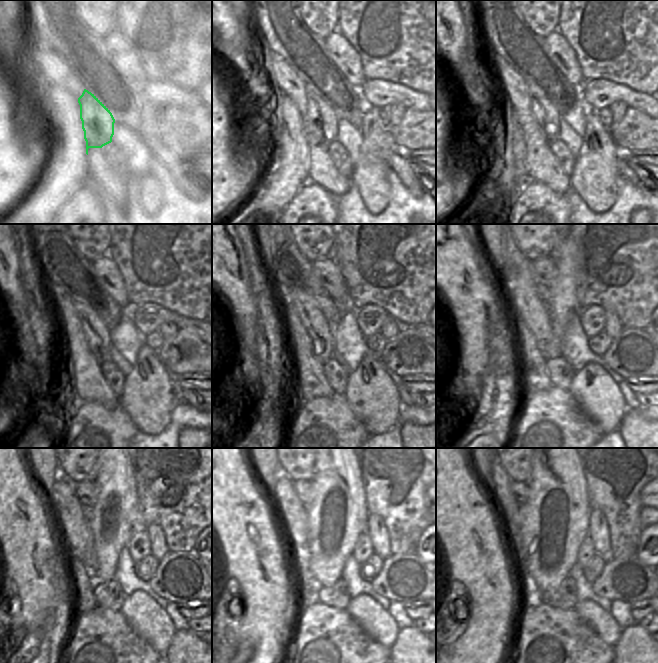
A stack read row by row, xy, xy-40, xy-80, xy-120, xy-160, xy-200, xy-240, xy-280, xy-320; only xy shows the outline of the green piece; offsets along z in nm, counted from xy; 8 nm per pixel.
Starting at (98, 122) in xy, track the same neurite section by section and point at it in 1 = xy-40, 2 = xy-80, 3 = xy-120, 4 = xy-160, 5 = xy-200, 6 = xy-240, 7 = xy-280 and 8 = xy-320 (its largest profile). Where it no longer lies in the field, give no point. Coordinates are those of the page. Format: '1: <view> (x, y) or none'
1: xy-40 (322, 120)
2: xy-80 (547, 116)
3: xy-120 (97, 333)
4: xy-160 (321, 333)
5: xy-200 (534, 312)
6: xy-240 (78, 537)
7: xy-280 (296, 525)
8: xy-320 (500, 487)

